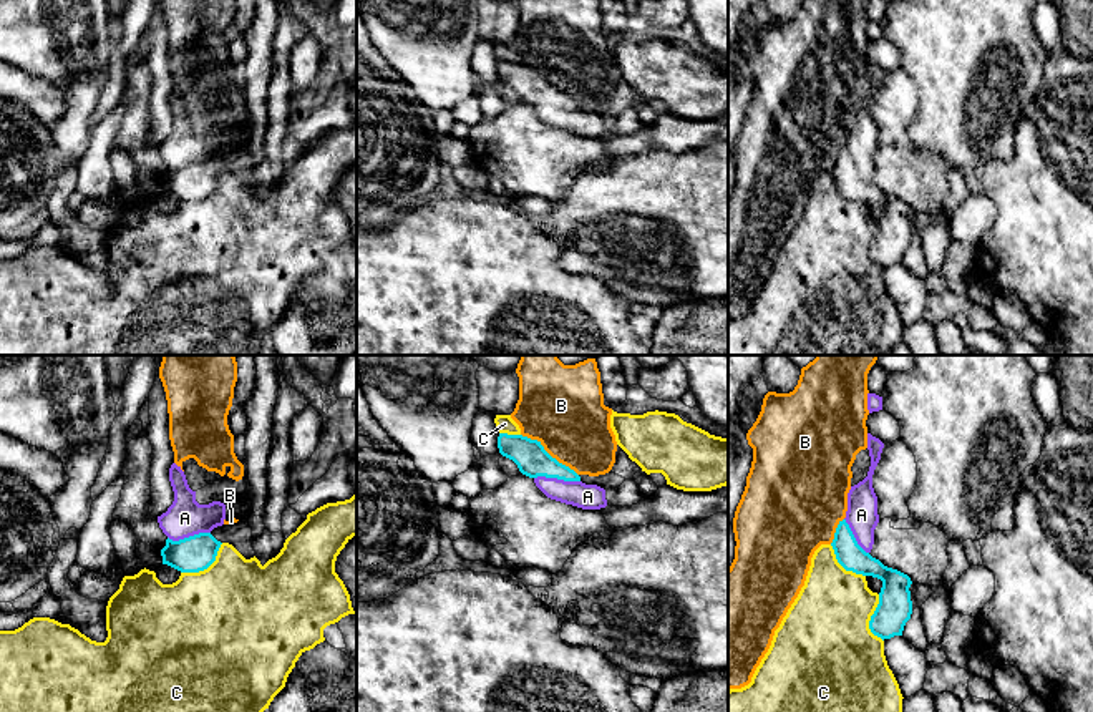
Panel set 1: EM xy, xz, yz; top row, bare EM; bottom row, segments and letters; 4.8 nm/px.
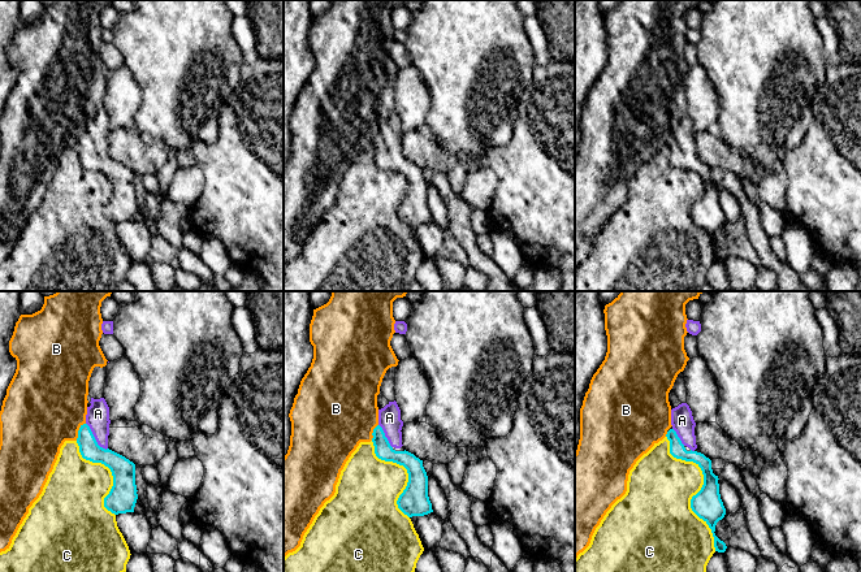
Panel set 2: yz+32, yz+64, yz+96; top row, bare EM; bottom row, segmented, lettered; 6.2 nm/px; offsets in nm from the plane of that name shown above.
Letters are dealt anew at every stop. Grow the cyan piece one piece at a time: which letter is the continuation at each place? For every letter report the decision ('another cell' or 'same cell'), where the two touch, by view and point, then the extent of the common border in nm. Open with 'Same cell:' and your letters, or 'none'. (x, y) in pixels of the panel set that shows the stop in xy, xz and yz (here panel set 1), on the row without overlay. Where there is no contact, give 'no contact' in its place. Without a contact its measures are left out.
Same cell: A
A: same cell; meets cyan in xz at (558, 107); contact 220 nm long
B: another cell; meets cyan in xz at (548, 82); contact 340 nm long
C: another cell; meets cyan in xy at (206, 196); contact 260 nm long

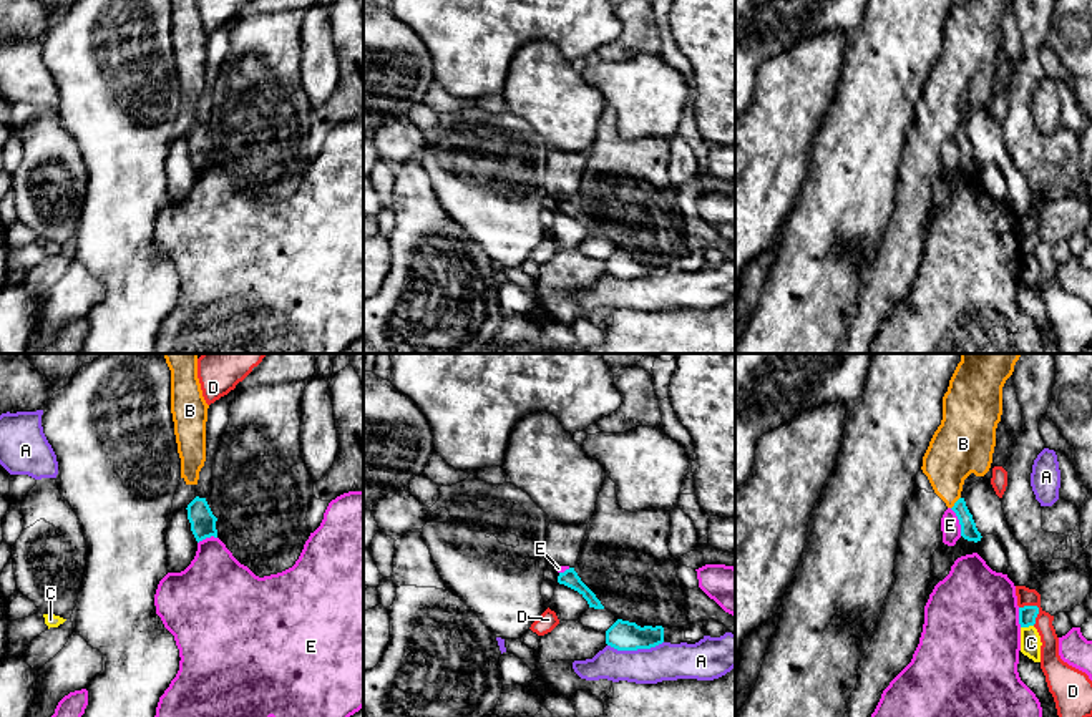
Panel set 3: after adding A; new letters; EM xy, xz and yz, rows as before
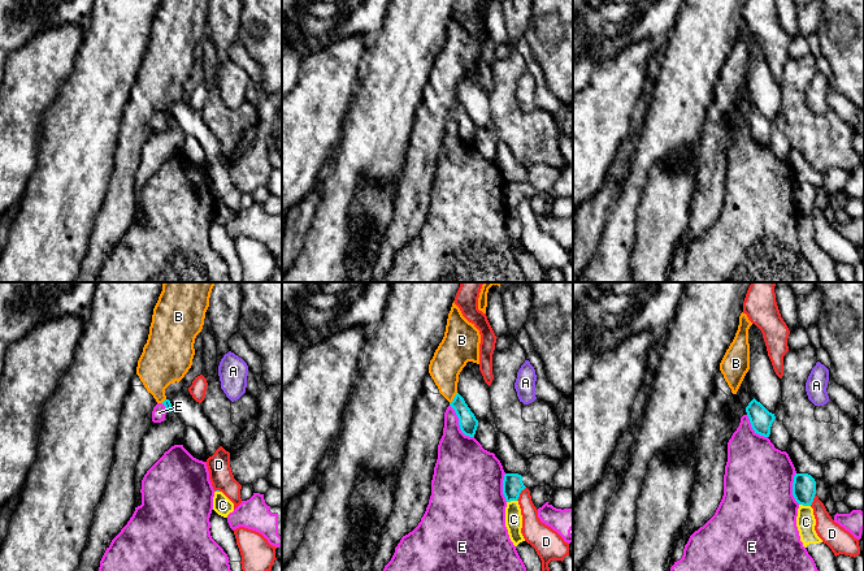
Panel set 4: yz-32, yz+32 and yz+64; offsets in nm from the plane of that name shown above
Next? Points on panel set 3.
Same cell: none
A: another cell; meets cyan in xz at (634, 278); contact 280 nm long
B: another cell; meets cyan in yz at (955, 131); contact 80 nm long
C: another cell; meets cyan in yz at (1026, 254); contact 70 nm long
D: another cell; meets cyan in yz at (1038, 236); contact 120 nm long
E: another cell; meets cyan in yz at (960, 150); contact 150 nm long

